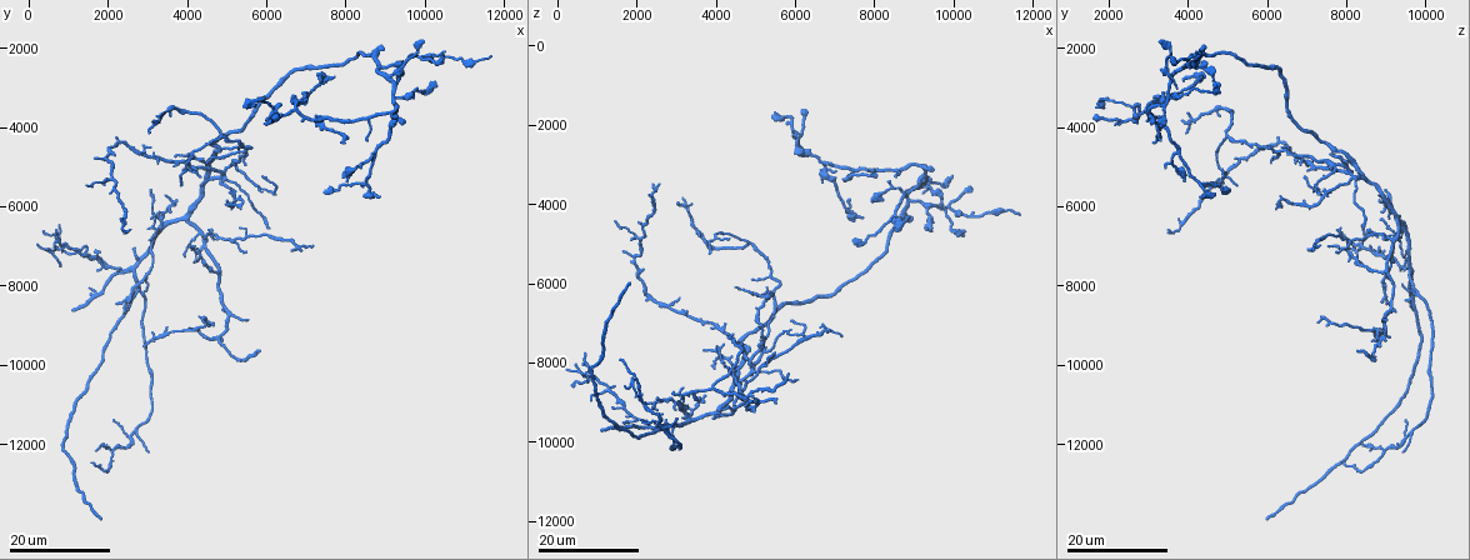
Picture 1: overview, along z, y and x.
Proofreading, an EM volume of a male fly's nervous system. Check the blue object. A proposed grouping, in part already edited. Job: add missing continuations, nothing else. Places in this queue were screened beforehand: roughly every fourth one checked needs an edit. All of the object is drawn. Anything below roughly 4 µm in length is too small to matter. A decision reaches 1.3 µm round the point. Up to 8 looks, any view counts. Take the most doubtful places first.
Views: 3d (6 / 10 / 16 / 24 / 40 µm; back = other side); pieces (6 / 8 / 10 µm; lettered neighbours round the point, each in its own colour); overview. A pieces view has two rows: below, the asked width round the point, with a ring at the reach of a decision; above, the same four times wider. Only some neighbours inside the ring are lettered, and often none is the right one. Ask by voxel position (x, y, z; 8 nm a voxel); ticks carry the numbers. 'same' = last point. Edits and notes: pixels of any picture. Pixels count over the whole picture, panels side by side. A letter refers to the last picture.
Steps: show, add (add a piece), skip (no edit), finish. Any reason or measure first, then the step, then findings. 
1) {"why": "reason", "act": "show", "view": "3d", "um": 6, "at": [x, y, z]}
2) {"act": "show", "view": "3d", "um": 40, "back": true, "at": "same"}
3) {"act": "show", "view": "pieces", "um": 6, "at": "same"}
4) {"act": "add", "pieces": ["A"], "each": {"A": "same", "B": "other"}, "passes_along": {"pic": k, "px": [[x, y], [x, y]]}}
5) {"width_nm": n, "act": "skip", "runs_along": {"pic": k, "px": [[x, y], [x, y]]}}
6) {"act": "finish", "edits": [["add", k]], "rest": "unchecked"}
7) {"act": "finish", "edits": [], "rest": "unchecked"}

{"why": "long arm stops here", "act": "show", "view": "3d", "um": 16, "at": [1850, 13900, 5950]}

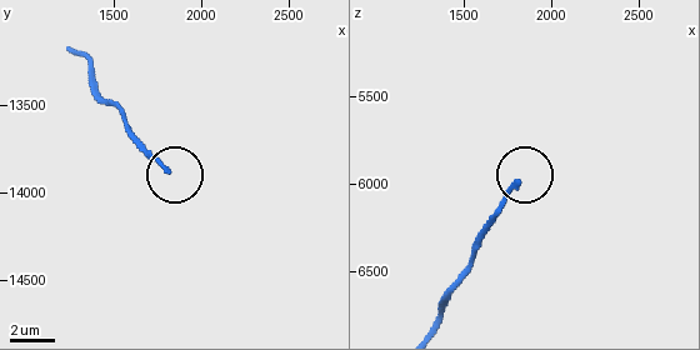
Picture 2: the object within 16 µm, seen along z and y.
{"act": "show", "view": "pieces", "um": 6, "at": [1800, 13880, 5980]}

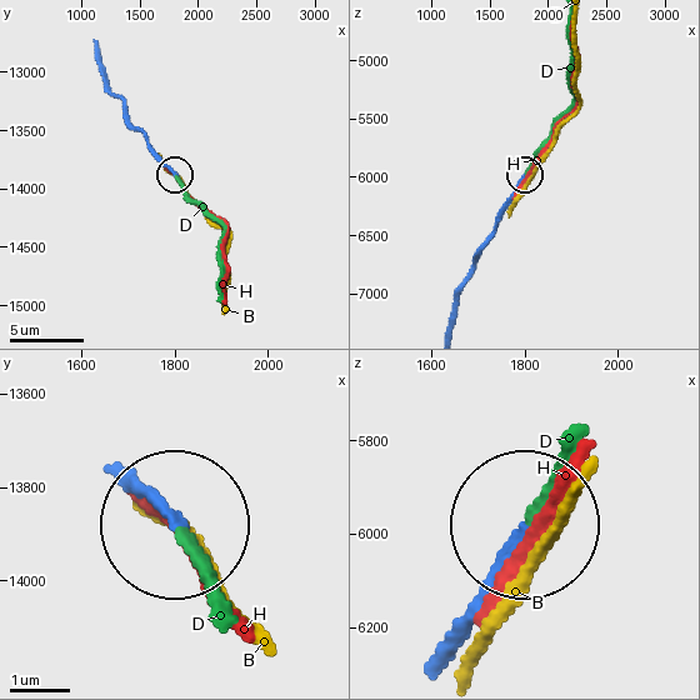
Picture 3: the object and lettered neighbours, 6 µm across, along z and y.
{"act": "add", "pieces": ["D"], "each": {"B": "other", "D": "same", "H": "other"}, "passes_along": {"pic": 3, "px": [[499, 213], [541, 150], [551, 125], [571, 103], [569, 20]]}, "found": "the cell continues"}

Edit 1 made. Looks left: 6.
{"why": "end of a long branch", "act": "show", "view": "3d", "um": 16, "at": [6050, 6550, 8450]}

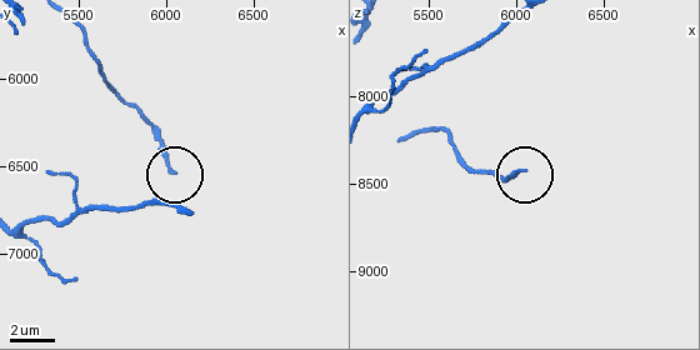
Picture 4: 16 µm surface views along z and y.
{"why": "what lies round it", "act": "show", "view": "pieces", "um": 8, "at": [6040, 6520, 8420]}

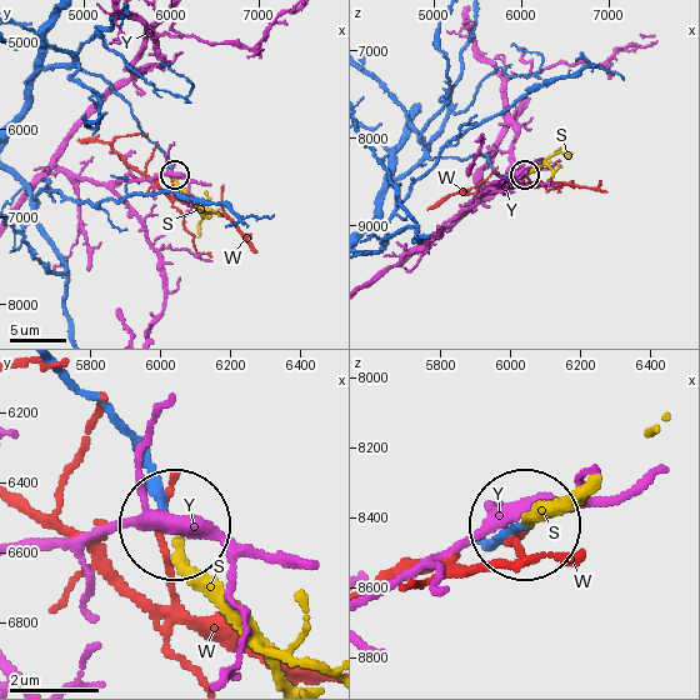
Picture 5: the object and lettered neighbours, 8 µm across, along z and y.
{"act": "add", "pieces": ["S"], "each": {"S": "same", "W": "other", "Y": "other"}, "passes_along": {"pic": 5, "px": [[158, 146], [176, 188], [199, 213], [199, 236]]}, "found": "the cell continues"}

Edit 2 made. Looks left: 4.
{"act": "show", "view": "overview"}

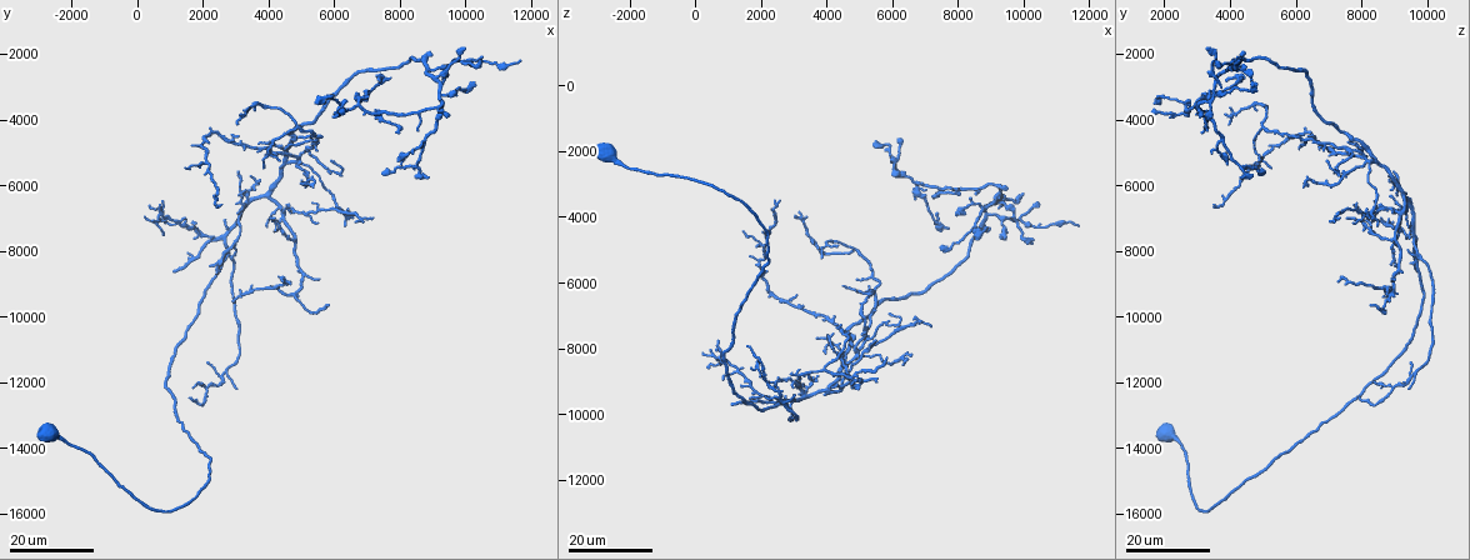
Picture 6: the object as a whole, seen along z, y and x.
{"why": "branch stops here", "act": "show", "view": "3d", "um": 24, "at": [1100, 8600, 9700]}

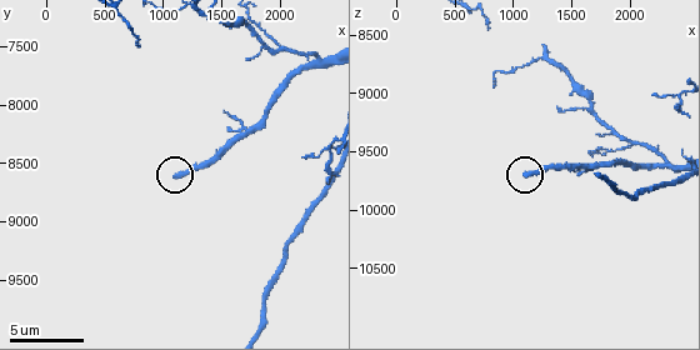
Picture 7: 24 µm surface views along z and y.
{"act": "show", "view": "pieces", "um": 10, "at": [1120, 8620, 9700]}

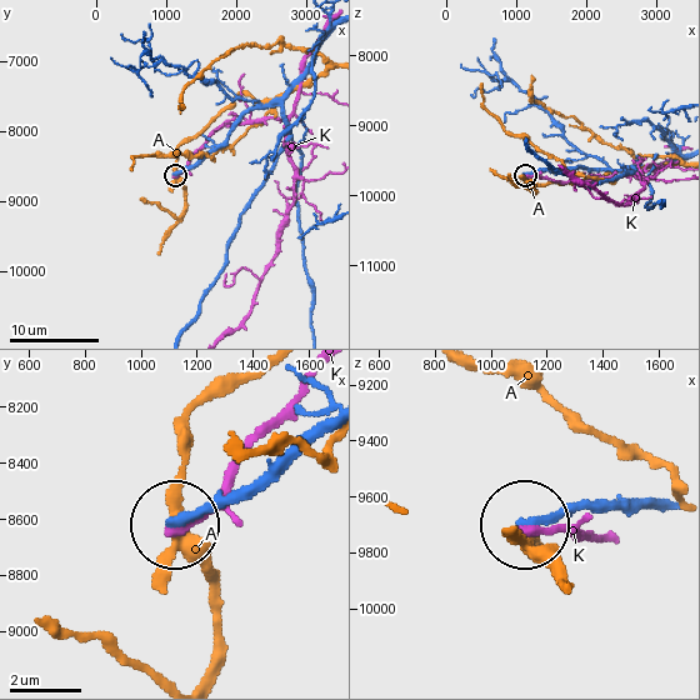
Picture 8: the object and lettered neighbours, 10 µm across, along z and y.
{"act": "skip", "each": {"A": "other", "K": "other"}, "runs_along": {"pic": 8, "px": [[300, 76], [278, 98], [251, 108], [224, 140], [176, 174]]}, "found": "none of them fits"}

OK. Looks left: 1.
{"act": "finish", "edits": [["add", 3], ["add", 5]], "rest": "unchecked"}

